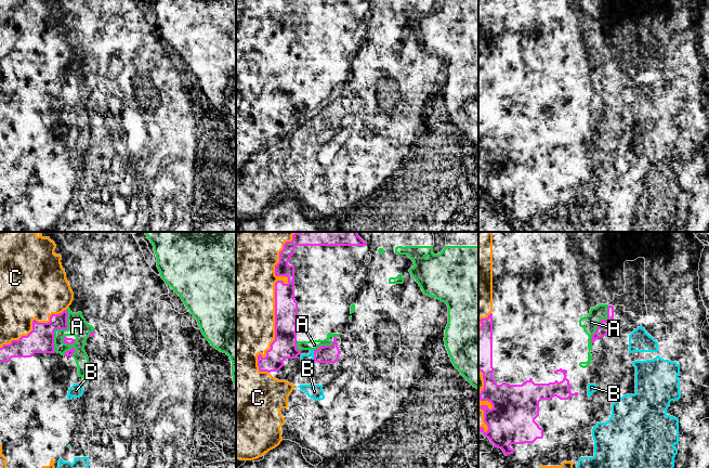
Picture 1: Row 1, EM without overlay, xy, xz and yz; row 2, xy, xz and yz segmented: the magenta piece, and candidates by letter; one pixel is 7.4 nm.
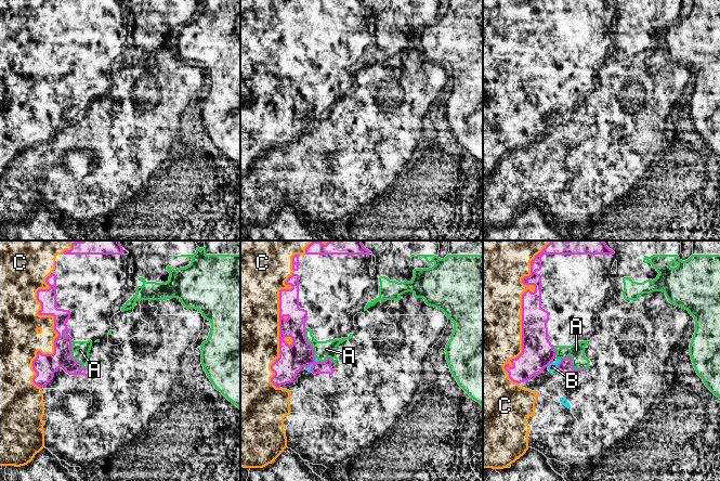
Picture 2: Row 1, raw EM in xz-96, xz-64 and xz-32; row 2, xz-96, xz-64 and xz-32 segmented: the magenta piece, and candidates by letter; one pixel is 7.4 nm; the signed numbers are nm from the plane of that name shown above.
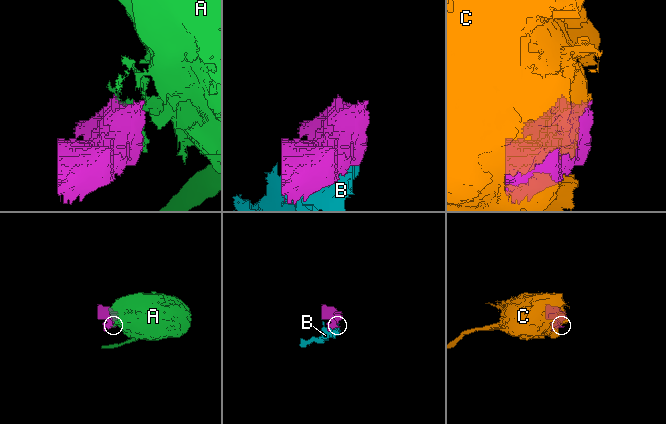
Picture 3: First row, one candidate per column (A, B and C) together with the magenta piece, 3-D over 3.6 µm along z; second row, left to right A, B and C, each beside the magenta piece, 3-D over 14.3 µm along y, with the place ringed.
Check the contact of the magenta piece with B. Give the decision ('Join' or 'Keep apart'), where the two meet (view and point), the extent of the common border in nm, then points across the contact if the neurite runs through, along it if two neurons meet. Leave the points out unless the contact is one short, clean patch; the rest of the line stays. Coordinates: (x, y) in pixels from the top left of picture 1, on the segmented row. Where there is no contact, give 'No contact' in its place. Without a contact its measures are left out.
Keep apart. Touches magenta at xz (314, 355). Shared border 90 nm. Boundary: xz (313, 350), (314, 361)

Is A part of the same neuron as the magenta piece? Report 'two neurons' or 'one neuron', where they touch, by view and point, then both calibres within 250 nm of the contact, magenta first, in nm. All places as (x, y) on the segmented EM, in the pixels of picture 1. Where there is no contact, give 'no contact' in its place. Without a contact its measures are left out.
two neurons; contact xy (58, 328); calibres 190 and 140 nm

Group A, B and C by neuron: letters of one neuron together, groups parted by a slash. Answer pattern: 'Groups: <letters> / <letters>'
Groups: A / B / C

